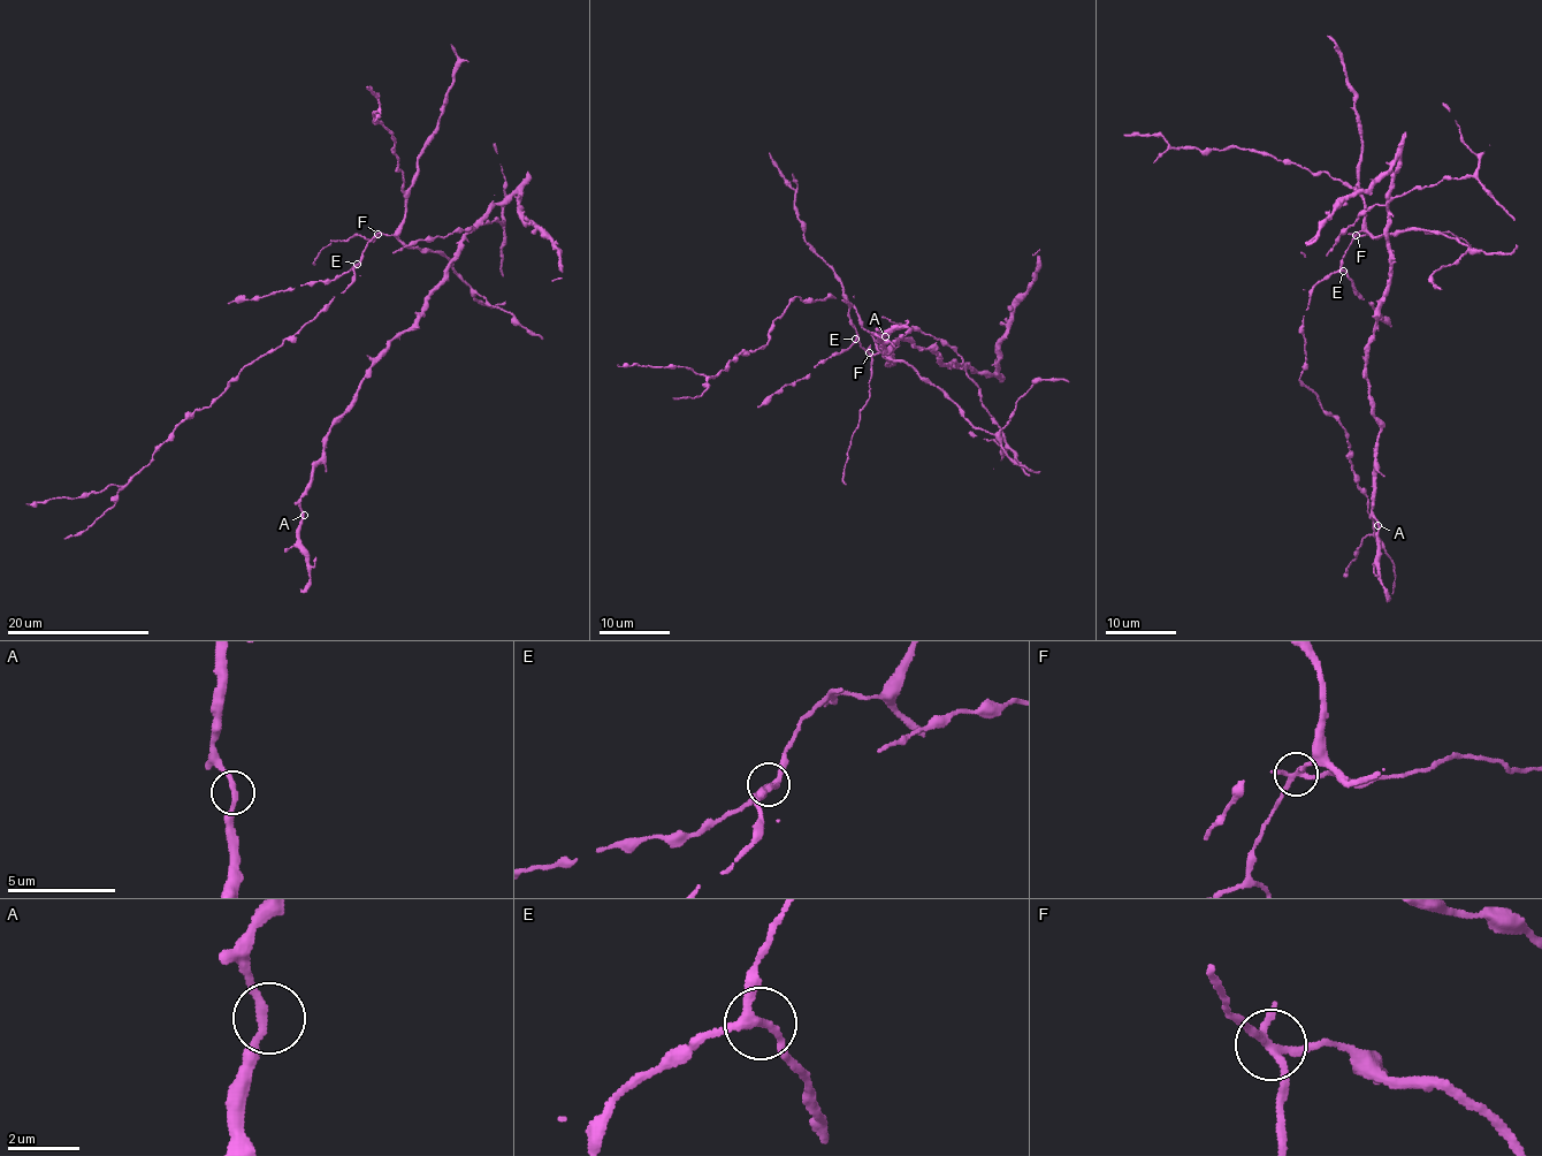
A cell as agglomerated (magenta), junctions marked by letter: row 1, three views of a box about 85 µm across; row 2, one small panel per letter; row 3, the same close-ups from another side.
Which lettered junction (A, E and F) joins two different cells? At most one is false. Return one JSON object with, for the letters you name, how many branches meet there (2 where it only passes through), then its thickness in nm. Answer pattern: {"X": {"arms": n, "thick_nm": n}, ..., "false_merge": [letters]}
{"F": {"arms": 3, "thick_nm": 200}, "false_merge": ["F"]}

